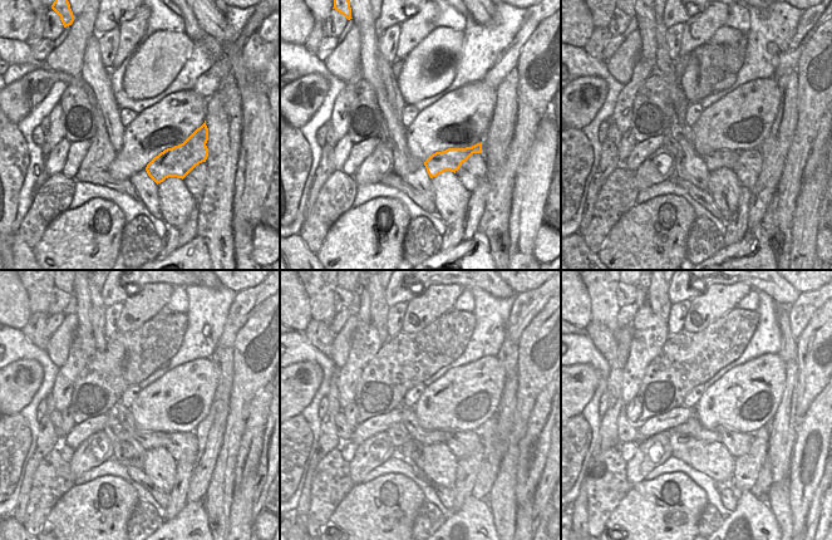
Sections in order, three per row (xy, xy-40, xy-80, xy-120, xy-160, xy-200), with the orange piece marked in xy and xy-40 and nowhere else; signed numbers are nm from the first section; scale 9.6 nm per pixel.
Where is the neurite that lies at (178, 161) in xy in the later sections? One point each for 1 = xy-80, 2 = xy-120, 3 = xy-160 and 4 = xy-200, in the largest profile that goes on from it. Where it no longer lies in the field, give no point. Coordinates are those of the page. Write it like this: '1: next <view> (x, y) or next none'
1: next xy-80 (715, 160)
2: next xy-120 (148, 440)
3: next xy-160 (409, 421)
4: next xy-200 (695, 430)

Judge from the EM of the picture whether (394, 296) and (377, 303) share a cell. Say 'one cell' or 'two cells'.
two cells

